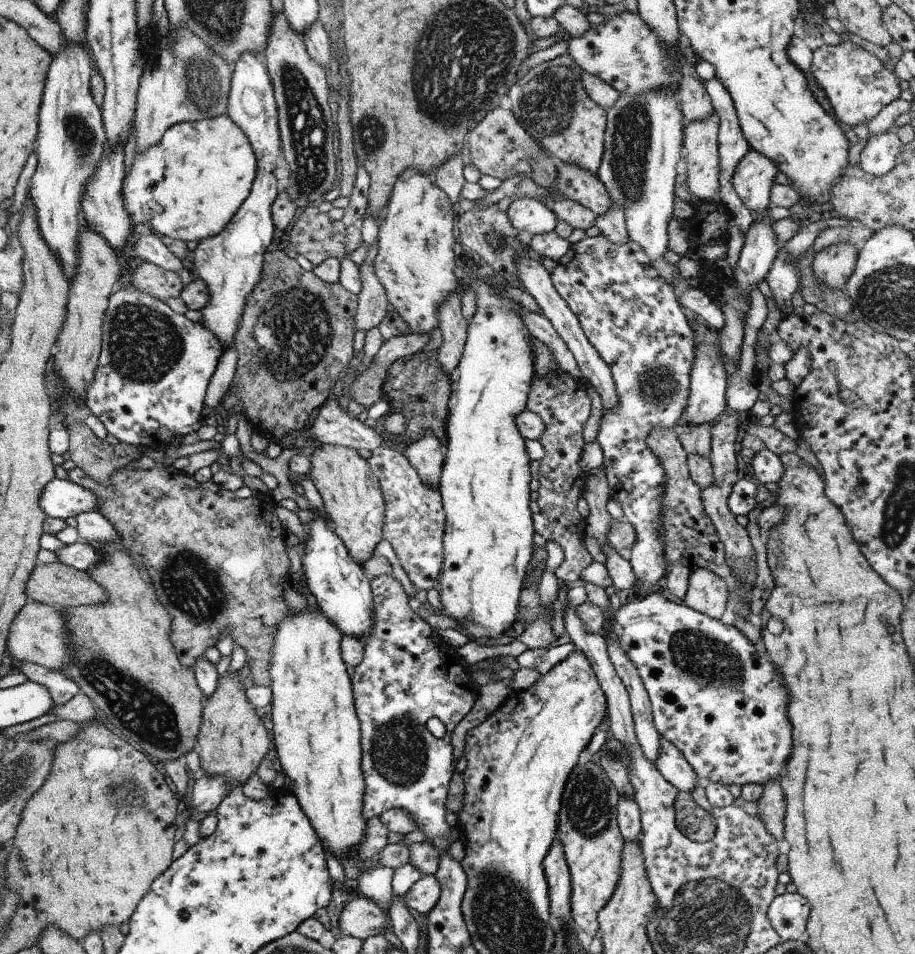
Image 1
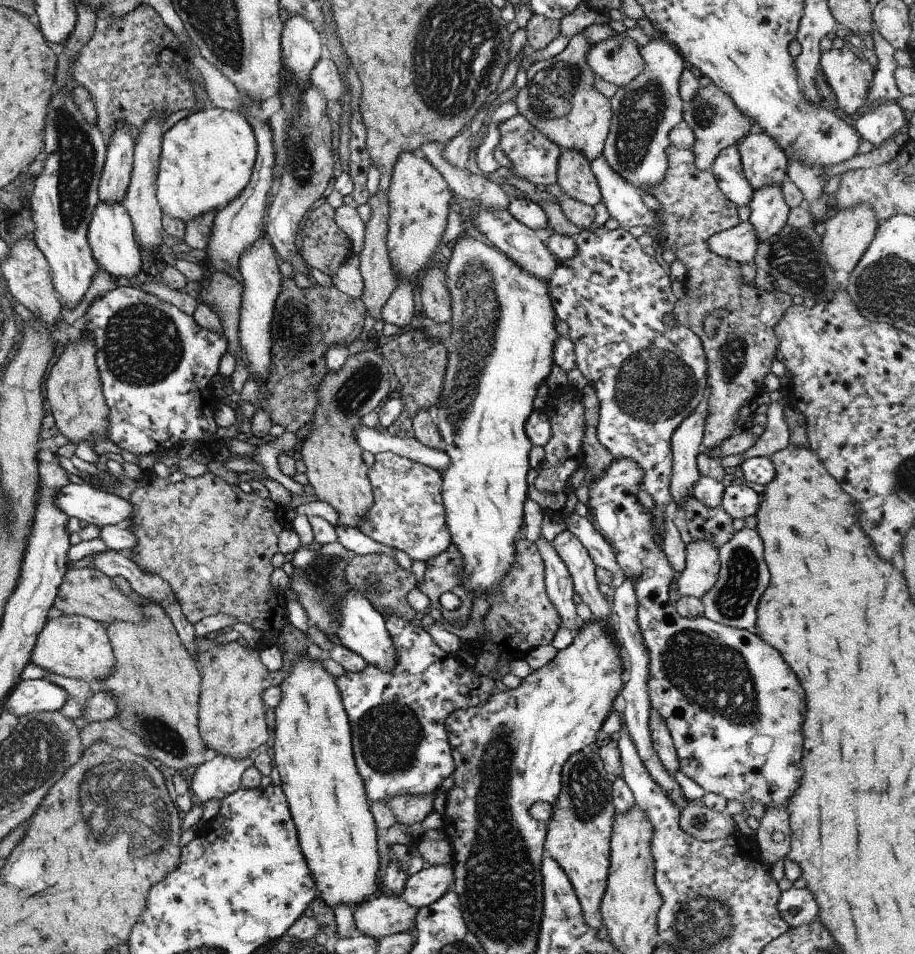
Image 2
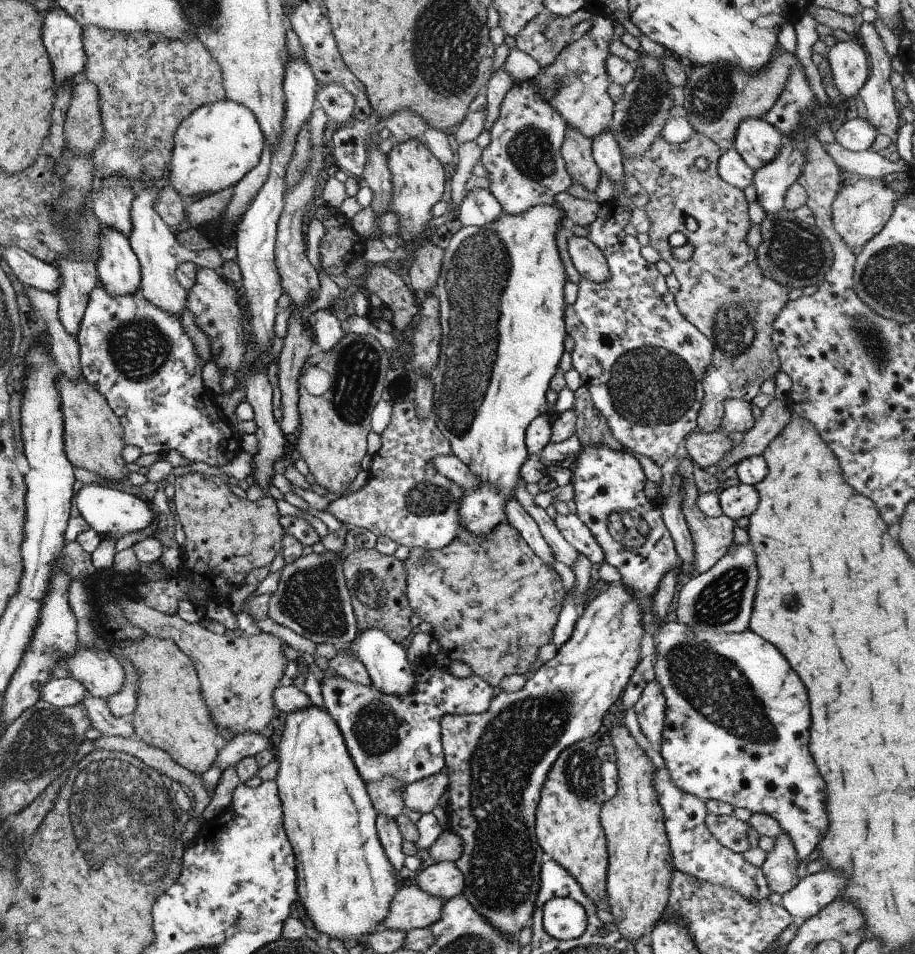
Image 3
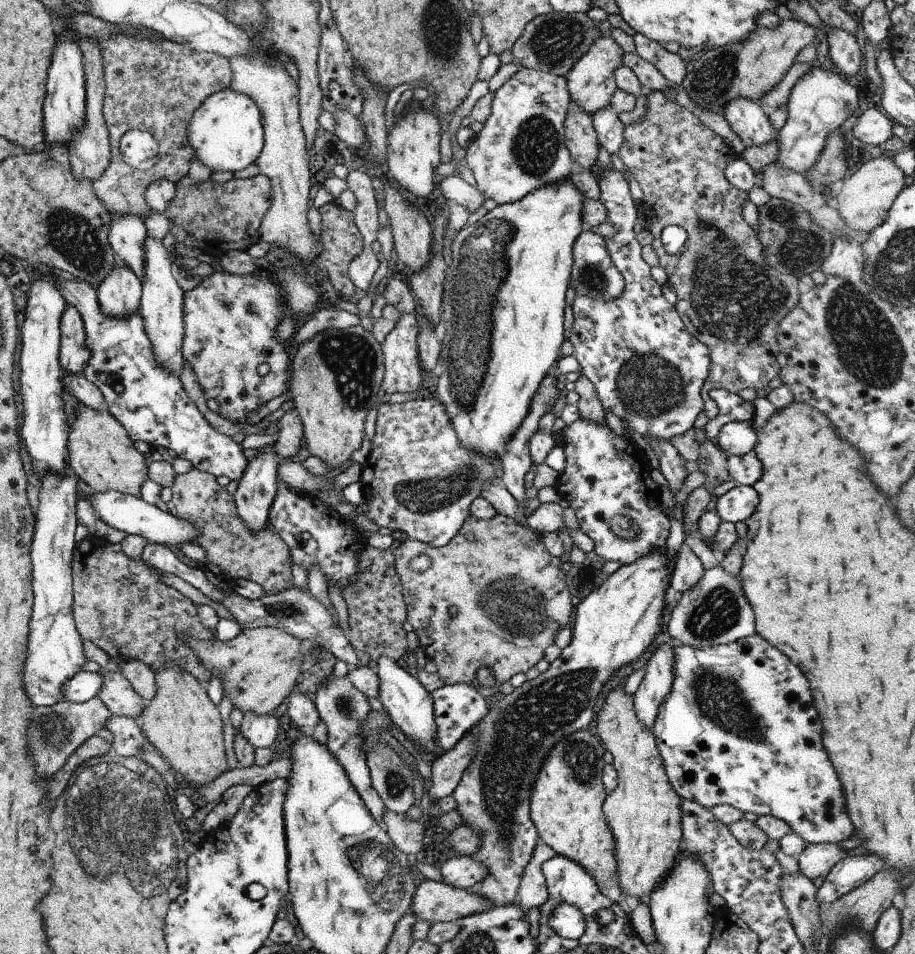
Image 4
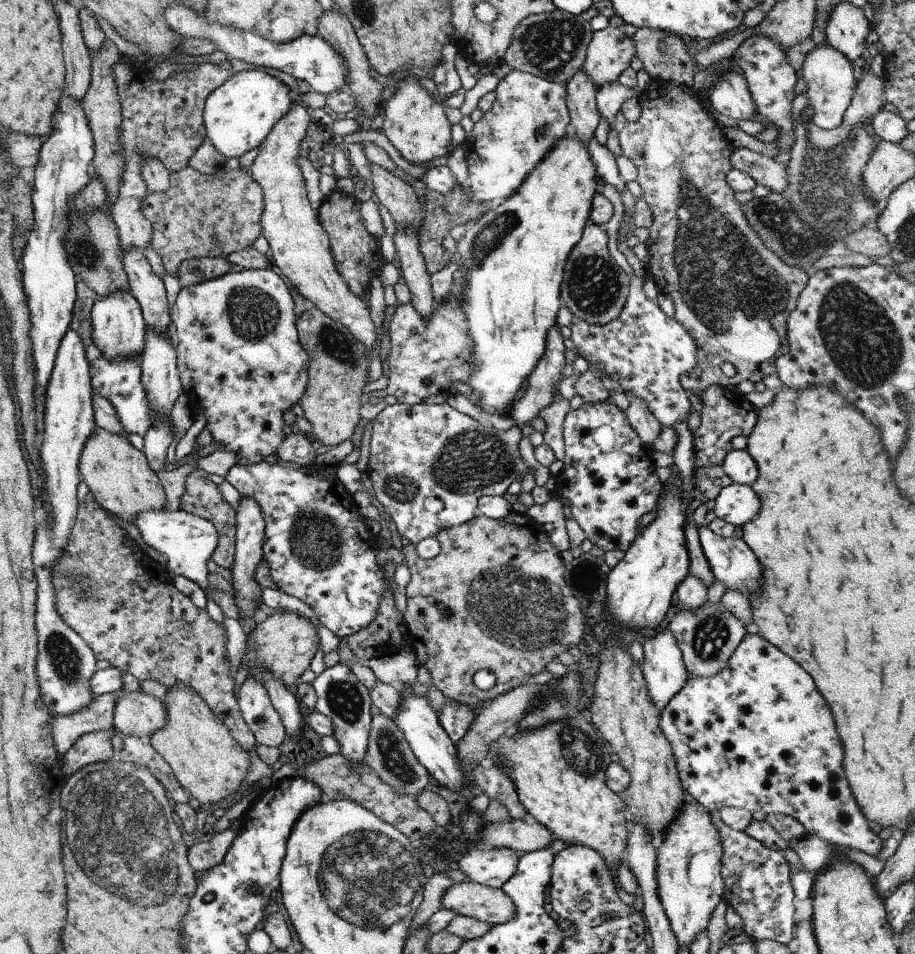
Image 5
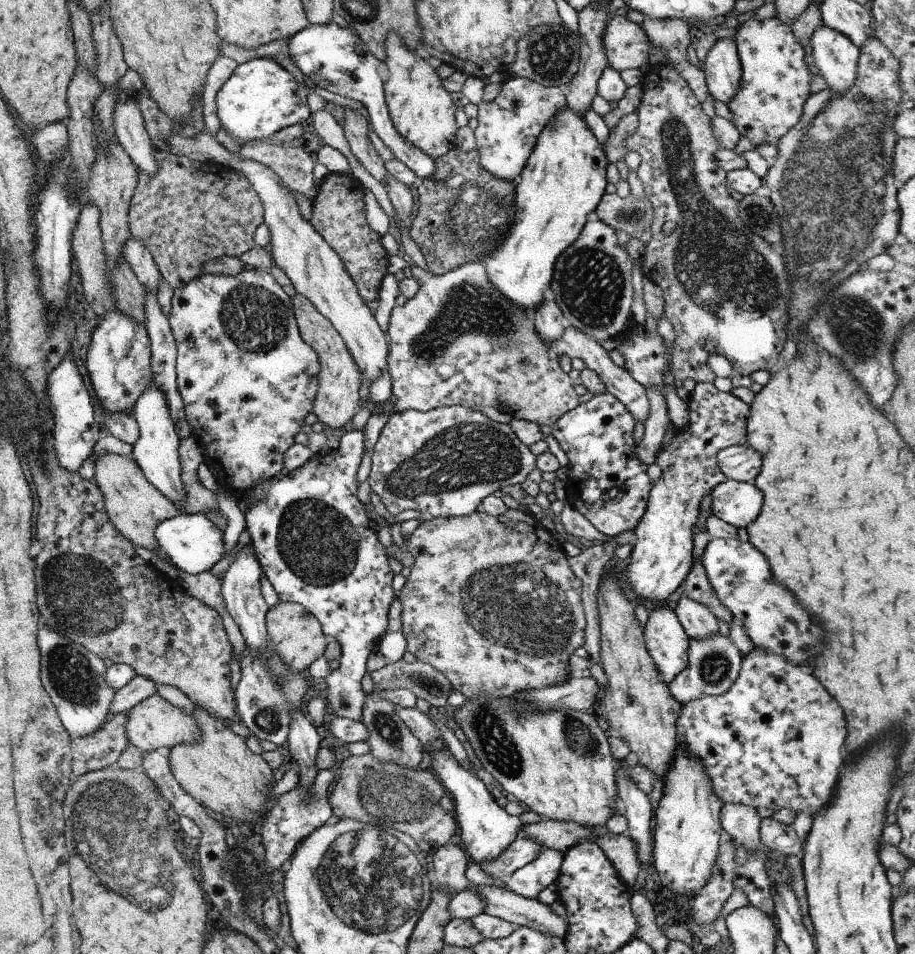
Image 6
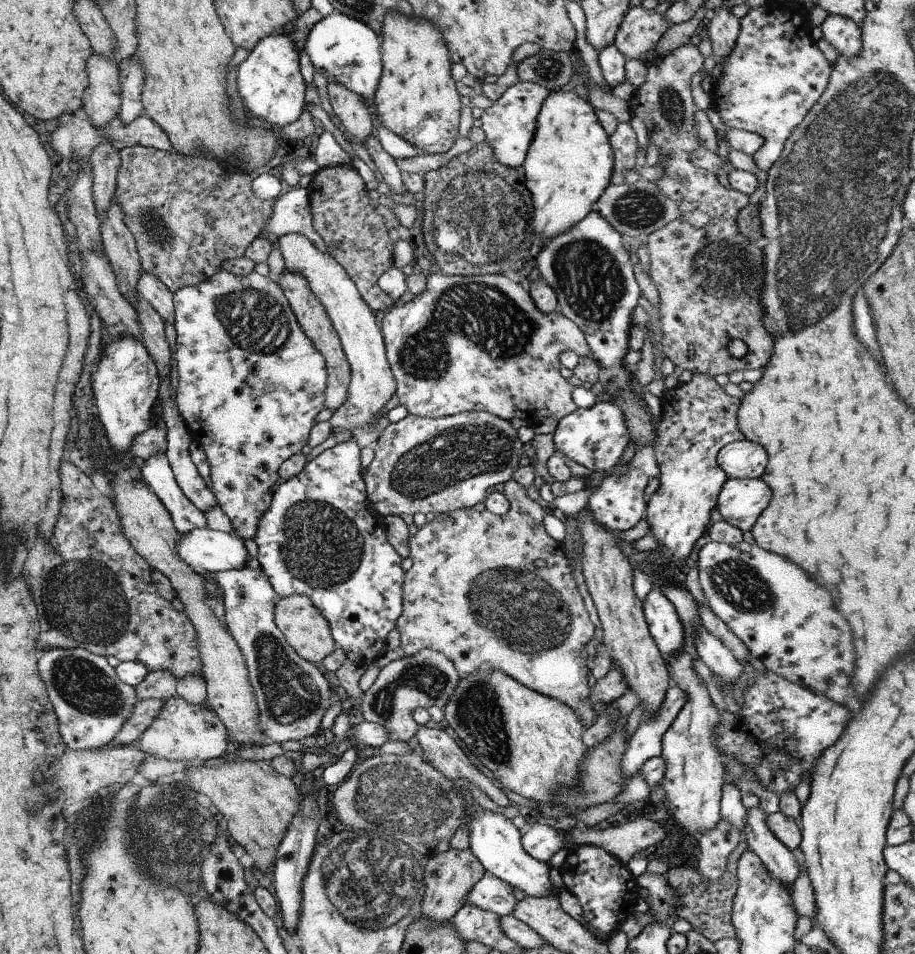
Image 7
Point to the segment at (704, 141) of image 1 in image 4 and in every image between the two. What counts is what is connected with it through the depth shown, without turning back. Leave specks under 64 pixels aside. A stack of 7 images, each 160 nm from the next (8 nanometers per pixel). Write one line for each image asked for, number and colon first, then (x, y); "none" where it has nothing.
2: (715, 121)
3: (717, 96)
4: (749, 69)

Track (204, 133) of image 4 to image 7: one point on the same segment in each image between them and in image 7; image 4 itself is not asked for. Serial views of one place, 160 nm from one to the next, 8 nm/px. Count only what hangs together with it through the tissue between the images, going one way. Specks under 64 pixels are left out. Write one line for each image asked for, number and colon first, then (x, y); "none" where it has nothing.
5: (237, 116)
6: (260, 97)
7: (269, 83)

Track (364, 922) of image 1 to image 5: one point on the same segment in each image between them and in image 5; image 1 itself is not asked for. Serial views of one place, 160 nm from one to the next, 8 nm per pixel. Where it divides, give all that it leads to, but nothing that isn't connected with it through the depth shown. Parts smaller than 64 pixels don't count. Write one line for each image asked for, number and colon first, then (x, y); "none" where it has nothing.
2: (379, 916)
3: (411, 908)
4: (433, 901)
5: (468, 898)

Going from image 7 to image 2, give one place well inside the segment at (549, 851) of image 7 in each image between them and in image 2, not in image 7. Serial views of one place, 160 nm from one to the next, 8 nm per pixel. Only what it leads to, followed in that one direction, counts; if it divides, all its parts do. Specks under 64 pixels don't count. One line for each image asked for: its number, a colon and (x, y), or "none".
2: (424, 887)
3: (443, 879)
4: (461, 871)
5: (491, 867)
6: (523, 850)

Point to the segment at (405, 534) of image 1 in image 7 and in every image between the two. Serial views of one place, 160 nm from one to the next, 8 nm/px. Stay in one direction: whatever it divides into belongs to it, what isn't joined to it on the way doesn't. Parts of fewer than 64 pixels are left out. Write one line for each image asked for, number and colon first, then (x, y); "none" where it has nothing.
2: (407, 513)
3: (404, 498)
4: (419, 479)
5: (428, 464)
6: (444, 461)
7: (429, 465)

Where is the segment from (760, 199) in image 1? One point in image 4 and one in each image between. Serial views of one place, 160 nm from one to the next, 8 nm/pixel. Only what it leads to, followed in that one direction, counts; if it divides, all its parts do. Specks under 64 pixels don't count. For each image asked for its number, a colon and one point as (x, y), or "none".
2: (763, 163)
3: (756, 141)
4: (745, 118)

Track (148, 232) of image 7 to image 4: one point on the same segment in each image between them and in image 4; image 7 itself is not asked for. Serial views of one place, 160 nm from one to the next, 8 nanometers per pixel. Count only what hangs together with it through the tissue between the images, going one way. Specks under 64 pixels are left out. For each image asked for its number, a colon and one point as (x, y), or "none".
4: (215, 217)
5: (198, 215)
6: (186, 213)

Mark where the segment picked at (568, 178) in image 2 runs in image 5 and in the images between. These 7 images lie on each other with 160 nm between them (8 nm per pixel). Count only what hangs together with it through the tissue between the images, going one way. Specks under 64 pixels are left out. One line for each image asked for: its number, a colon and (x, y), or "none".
3: (575, 148)
4: (580, 138)
5: (580, 91)

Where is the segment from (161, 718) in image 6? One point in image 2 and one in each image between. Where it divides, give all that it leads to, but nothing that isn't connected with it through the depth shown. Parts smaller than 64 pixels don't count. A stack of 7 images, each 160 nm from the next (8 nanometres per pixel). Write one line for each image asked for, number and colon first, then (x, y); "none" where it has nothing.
2: (77, 647)
3: (100, 672)
4: (116, 693)
5: (138, 714)

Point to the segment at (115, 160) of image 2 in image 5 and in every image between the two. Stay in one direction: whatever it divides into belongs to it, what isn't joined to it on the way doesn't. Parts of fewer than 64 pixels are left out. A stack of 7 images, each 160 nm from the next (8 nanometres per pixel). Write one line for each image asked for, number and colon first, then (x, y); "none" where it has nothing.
3: (111, 206)
4: (126, 233)
5: (146, 288)

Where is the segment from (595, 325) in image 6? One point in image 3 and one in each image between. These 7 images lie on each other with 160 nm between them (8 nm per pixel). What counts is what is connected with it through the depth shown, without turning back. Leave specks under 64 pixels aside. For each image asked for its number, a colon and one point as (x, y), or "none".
3: (588, 260)
4: (592, 274)
5: (593, 288)

